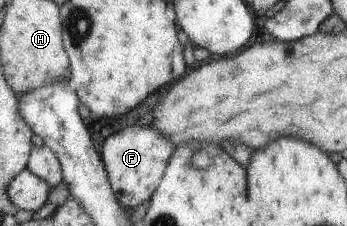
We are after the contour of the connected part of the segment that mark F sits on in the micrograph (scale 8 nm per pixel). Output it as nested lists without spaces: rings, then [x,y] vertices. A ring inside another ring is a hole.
[[[153,124],[129,126],[106,138],[101,146],[101,158],[119,204],[136,209],[147,202],[157,190],[173,152],[169,138],[161,136]]]

